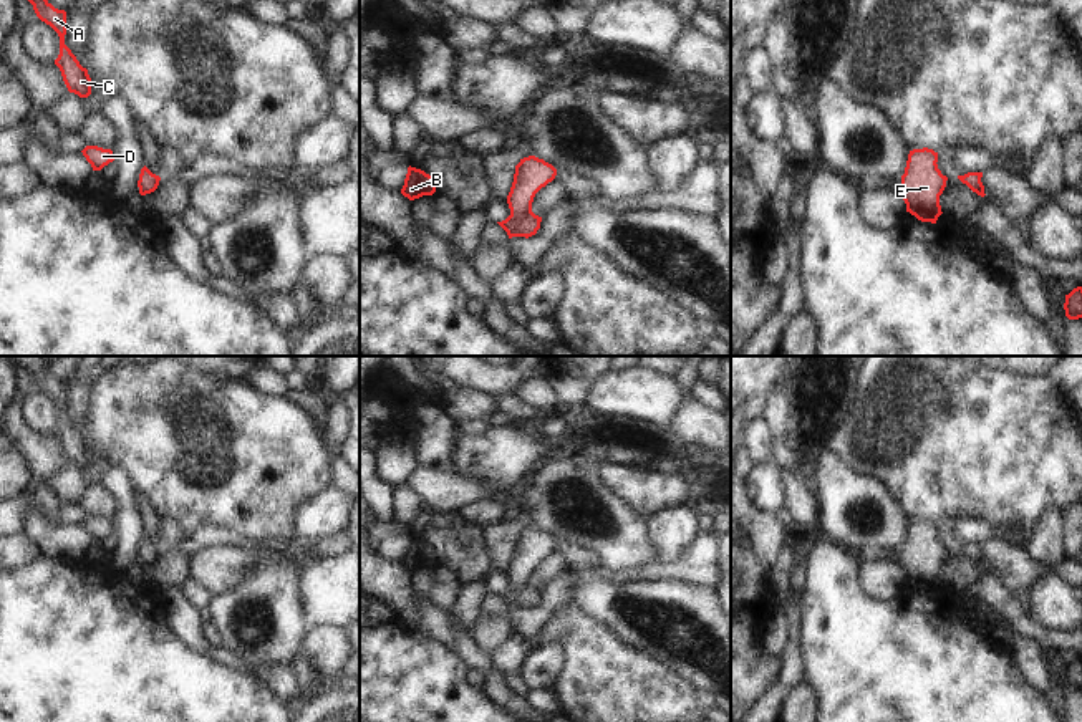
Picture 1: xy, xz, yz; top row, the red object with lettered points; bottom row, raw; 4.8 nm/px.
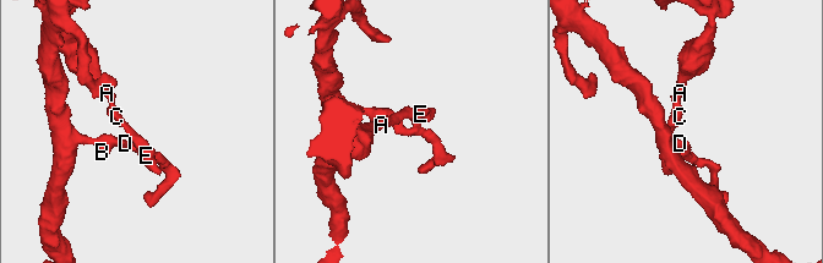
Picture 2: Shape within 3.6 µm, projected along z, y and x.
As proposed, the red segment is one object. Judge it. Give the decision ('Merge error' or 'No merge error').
Merge error.

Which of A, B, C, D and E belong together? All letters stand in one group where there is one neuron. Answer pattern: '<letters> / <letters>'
A C E / B D

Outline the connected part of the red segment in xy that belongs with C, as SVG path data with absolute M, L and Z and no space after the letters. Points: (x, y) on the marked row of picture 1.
M28 0L33 5L36 17L50 25L60 36L60 55L55 65L60 68L63 81L70 93L80 98L91 94L91 78L88 70L80 65L71 50L65 45L66 12L55 8L48 0Z

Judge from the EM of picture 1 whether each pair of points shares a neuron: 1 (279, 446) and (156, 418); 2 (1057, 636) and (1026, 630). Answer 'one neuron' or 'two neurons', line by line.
1: one neuron
2: one neuron

